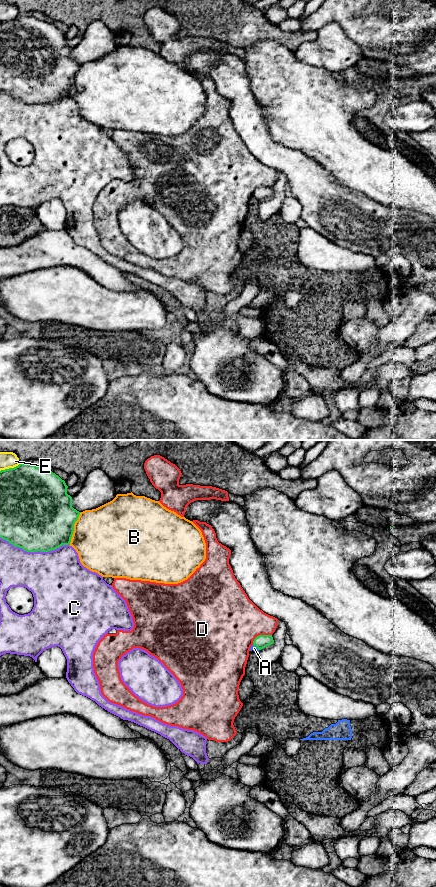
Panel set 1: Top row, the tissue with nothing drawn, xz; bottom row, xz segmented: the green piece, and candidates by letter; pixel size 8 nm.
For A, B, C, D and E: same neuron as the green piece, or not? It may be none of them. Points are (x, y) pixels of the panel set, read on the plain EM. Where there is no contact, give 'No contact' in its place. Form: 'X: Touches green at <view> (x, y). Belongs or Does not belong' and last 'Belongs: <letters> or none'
A: Touches green at xz (256, 198). Does not belong
B: Touches green at xz (73, 80). Does not belong
C: Touches green at xz (35, 103). Does not belong
D: Touches green at xz (260, 187). Does not belong
E: Touches green at xz (10, 20). Does not belong
Belongs: none

